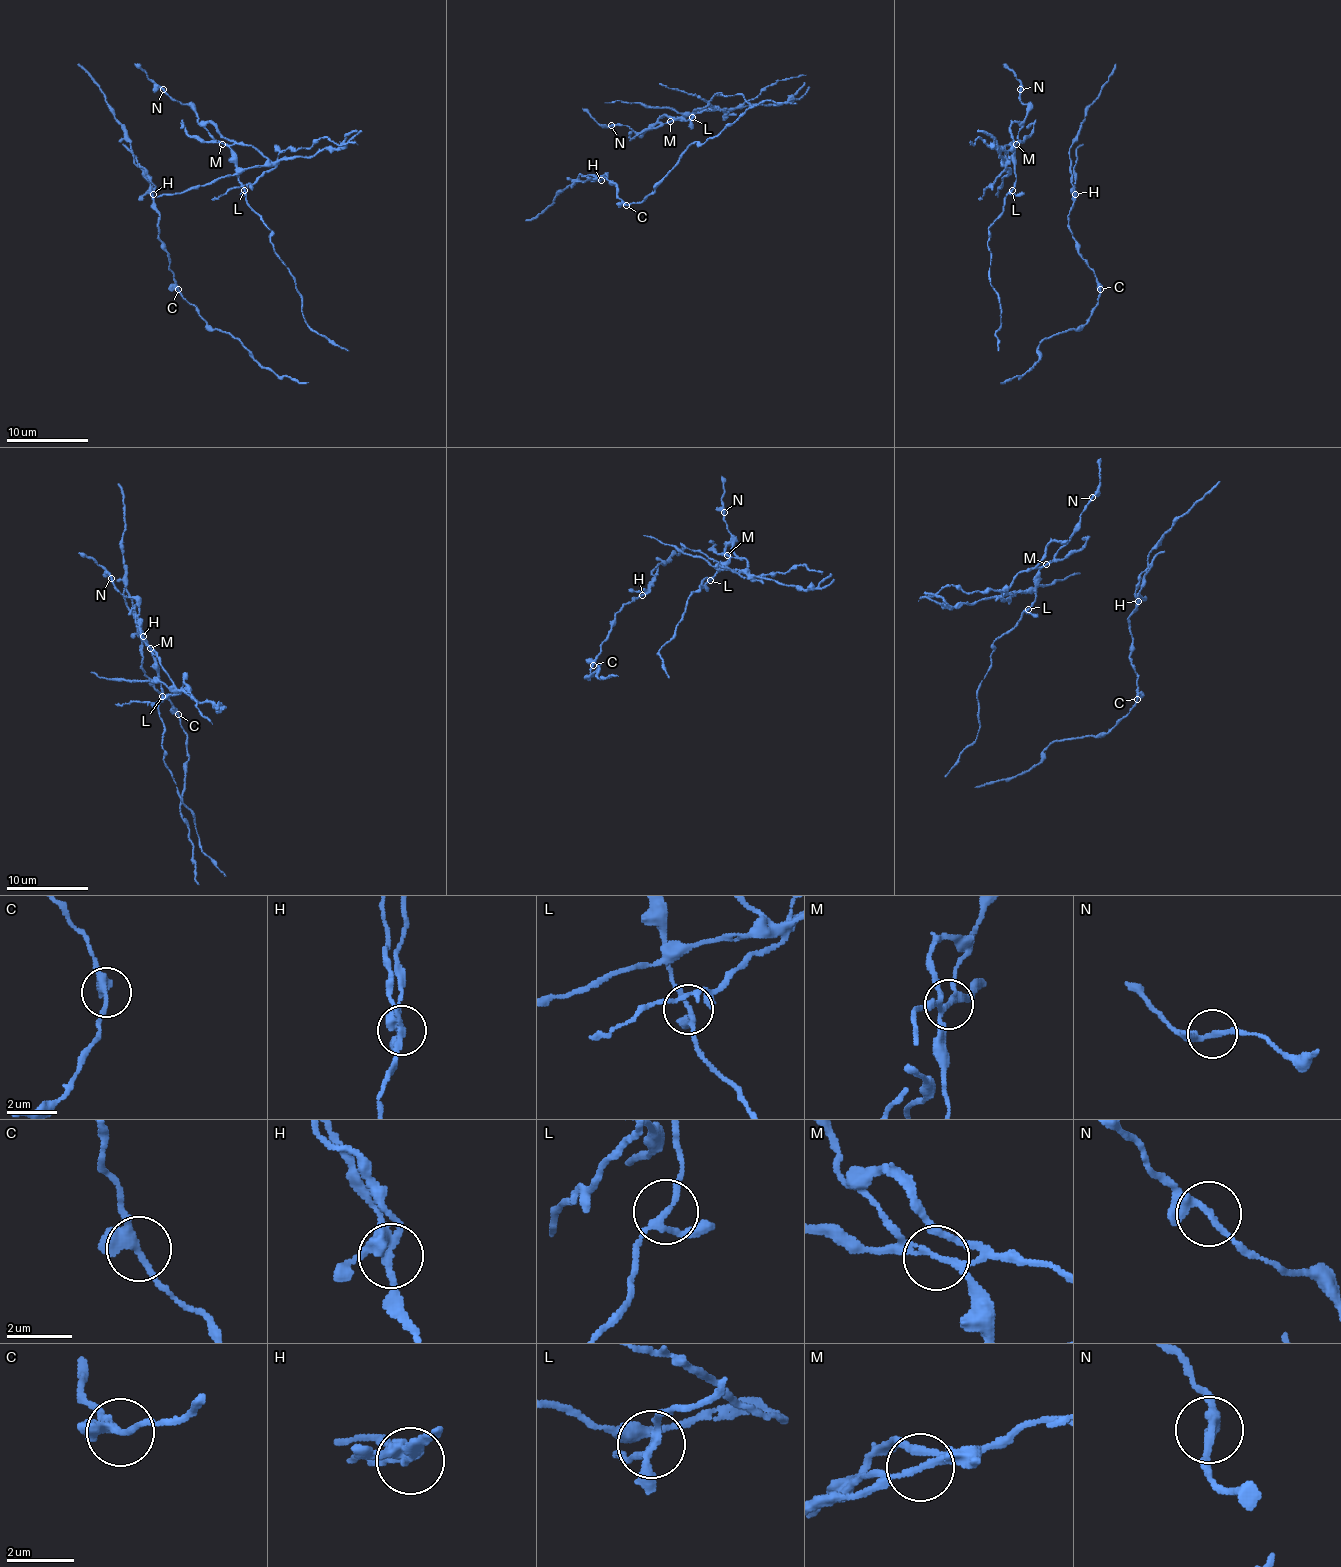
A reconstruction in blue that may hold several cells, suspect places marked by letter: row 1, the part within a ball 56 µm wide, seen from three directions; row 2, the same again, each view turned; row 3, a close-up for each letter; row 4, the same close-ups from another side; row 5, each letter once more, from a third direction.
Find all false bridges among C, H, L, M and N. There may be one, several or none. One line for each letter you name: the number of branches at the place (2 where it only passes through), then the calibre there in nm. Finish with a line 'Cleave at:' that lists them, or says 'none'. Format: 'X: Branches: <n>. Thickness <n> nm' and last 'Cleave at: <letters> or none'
H: Branches: 4. Thickness 280 nm
M: Branches: 3. Thickness 150 nm
Cleave at: H, M

